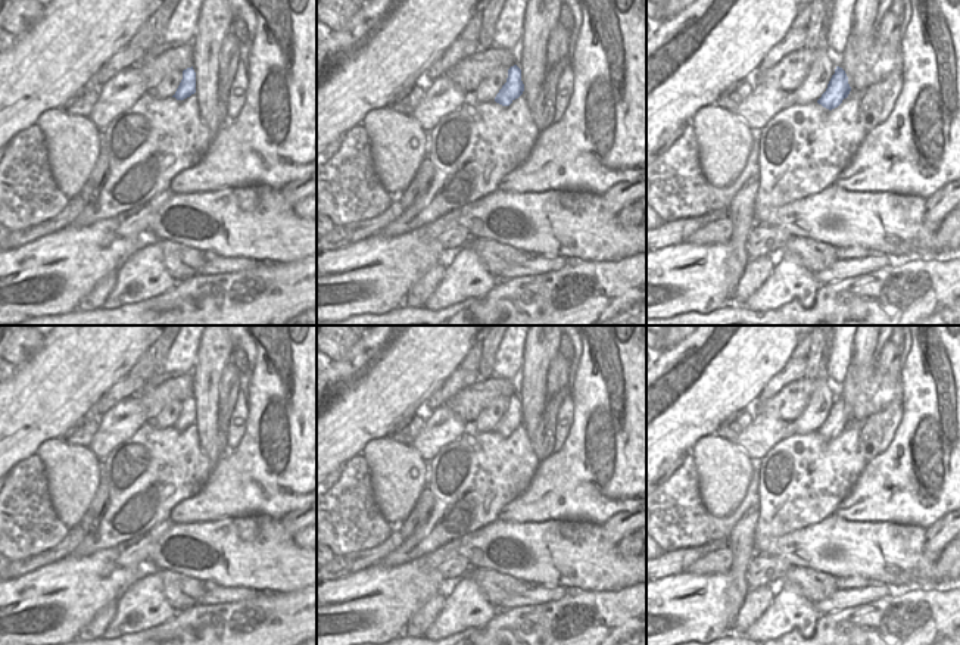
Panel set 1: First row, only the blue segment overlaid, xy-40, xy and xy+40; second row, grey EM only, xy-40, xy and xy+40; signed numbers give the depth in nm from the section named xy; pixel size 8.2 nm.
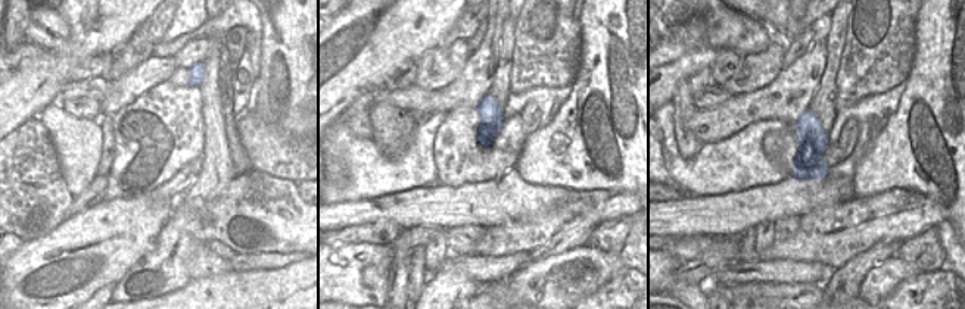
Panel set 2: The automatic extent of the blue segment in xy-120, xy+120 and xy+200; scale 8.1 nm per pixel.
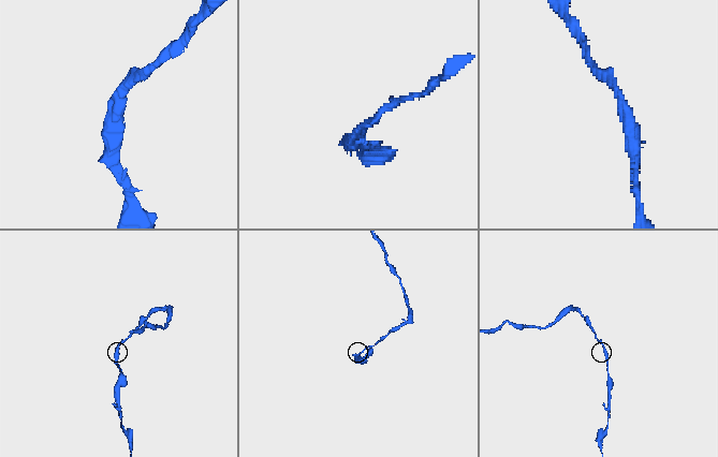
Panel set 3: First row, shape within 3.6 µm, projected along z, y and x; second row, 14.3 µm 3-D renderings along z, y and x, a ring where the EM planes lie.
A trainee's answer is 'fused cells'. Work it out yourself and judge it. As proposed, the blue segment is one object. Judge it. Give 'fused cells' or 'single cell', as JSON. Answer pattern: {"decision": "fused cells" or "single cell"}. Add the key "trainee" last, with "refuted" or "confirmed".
{"decision": "fused cells", "trainee": "confirmed"}

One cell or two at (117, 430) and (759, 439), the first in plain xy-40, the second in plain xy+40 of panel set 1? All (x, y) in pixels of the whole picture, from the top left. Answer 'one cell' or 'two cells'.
one cell

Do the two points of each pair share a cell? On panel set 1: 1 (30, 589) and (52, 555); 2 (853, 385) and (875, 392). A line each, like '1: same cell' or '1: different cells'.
1: different cells
2: same cell

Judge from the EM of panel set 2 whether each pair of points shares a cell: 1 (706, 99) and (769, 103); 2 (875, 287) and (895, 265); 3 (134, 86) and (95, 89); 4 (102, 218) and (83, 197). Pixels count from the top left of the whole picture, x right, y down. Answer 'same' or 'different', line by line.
1: different
2: same
3: different
4: different

